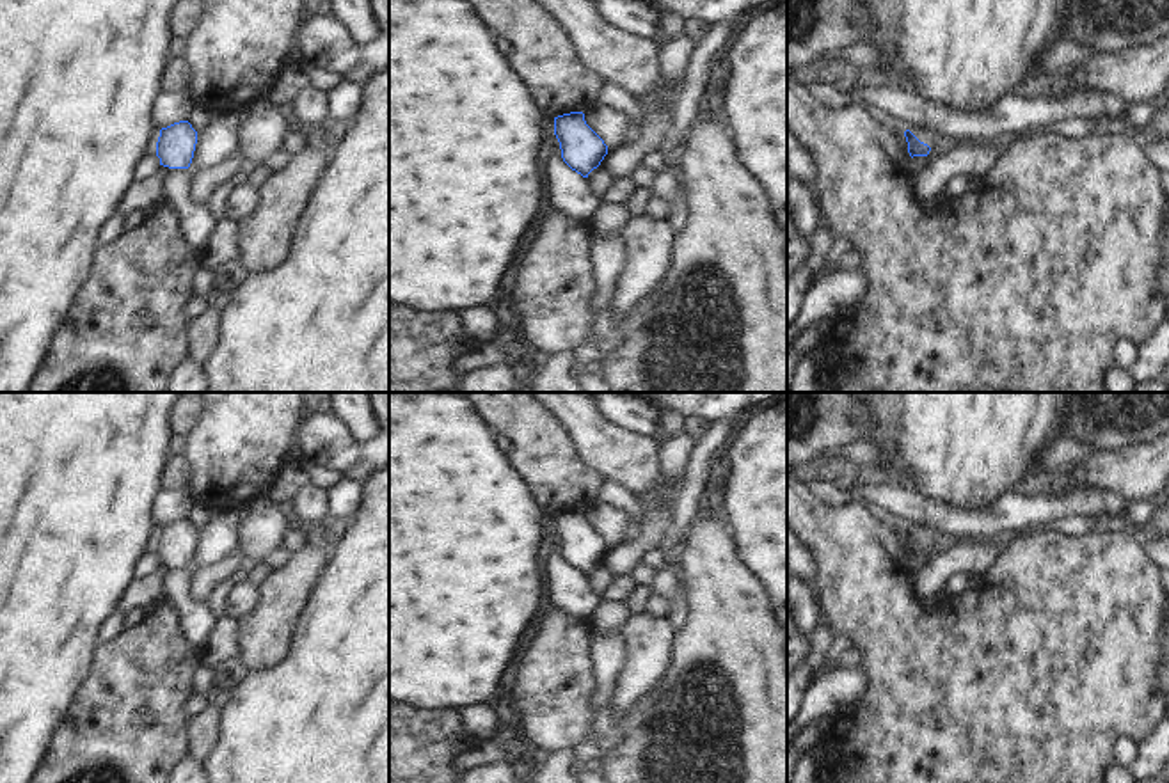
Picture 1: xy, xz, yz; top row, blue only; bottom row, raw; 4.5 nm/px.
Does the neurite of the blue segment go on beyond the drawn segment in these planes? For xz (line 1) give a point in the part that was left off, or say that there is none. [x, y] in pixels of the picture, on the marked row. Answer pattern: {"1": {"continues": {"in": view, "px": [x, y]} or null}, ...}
{"1": {"continues": null}}

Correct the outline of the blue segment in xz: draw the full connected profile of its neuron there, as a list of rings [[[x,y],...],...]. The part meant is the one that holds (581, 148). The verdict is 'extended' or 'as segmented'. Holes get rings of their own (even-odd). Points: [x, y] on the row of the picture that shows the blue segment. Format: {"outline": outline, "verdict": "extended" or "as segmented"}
{"outline": [[[583,112],[554,117],[554,135],[560,142],[563,162],[583,178],[588,178],[608,154],[608,146],[586,124]]], "verdict": "as segmented"}

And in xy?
{"outline": [[[188,121],[174,123],[160,130],[156,156],[169,169],[188,169],[197,144],[197,131]]], "verdict": "as segmented"}

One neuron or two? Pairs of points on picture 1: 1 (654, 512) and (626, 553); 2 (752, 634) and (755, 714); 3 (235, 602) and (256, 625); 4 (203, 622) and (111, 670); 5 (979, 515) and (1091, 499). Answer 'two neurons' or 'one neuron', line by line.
1: one neuron
2: one neuron
3: two neurons
4: two neurons
5: one neuron

